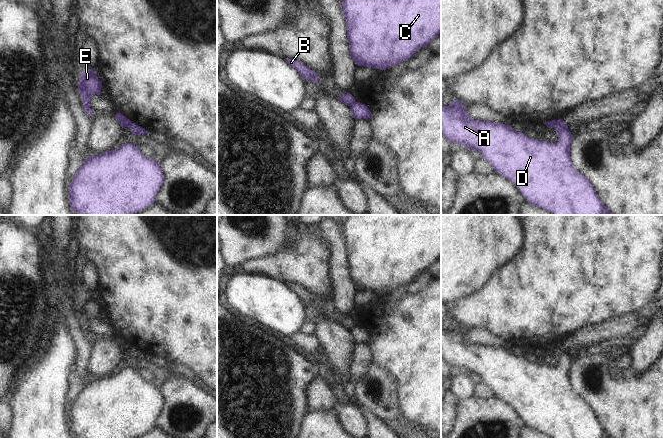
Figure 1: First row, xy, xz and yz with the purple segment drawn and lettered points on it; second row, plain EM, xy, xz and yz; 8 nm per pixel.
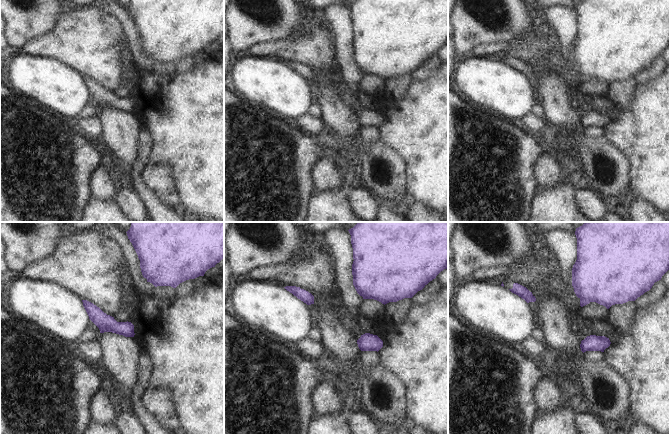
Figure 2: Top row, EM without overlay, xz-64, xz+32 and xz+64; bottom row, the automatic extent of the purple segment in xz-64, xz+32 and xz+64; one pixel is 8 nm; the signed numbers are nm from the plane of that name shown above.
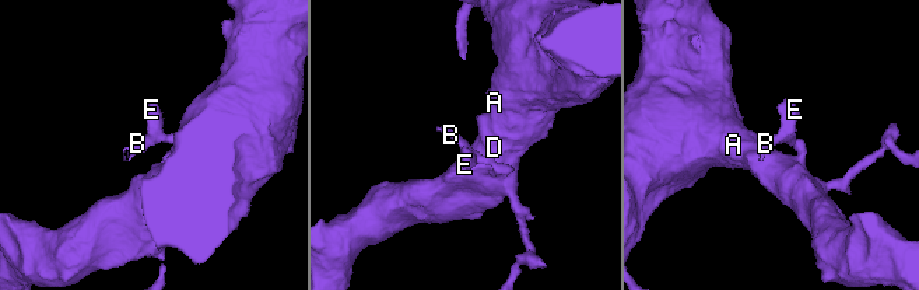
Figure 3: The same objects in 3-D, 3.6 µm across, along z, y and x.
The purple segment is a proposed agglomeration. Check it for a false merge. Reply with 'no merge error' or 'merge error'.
merge error

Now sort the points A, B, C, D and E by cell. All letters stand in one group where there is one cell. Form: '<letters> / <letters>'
A C D / B E

